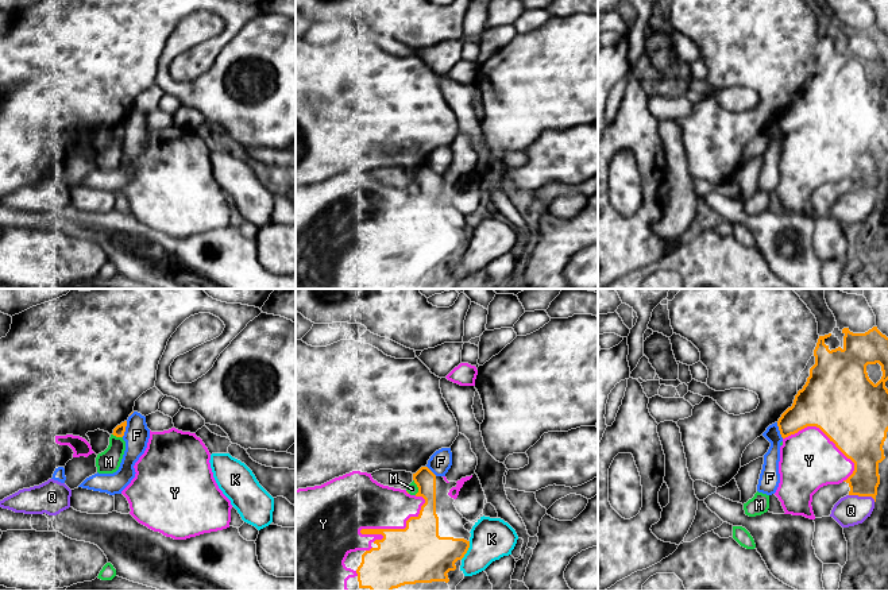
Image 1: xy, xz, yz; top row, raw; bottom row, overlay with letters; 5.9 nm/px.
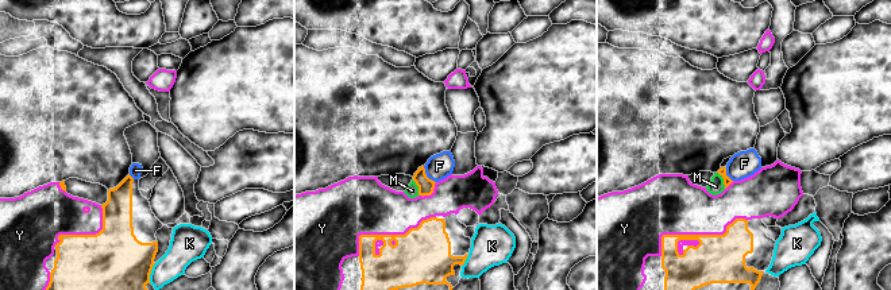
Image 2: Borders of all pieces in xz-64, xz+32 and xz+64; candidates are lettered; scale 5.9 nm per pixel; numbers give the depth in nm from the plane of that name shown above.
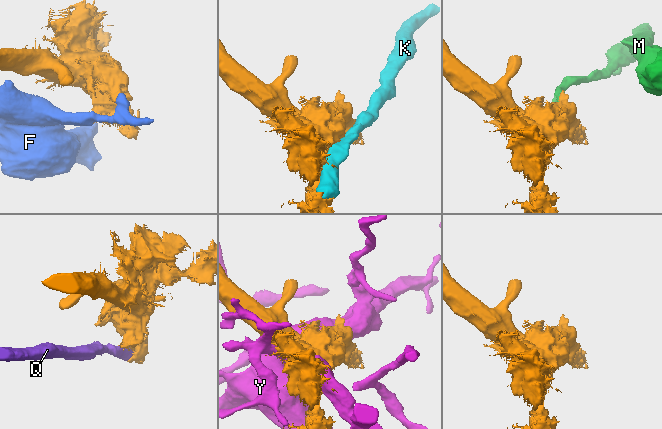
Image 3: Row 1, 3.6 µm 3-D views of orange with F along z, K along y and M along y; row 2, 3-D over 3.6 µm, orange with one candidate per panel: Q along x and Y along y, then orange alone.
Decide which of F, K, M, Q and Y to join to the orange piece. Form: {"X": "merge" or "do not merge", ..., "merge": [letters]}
{"F": "do not merge", "K": "do not merge", "M": "do not merge", "Q": "do not merge", "Y": "do not merge", "merge": []}

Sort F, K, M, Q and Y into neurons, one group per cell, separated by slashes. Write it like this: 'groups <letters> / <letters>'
groups F / K / M / Q / Y

